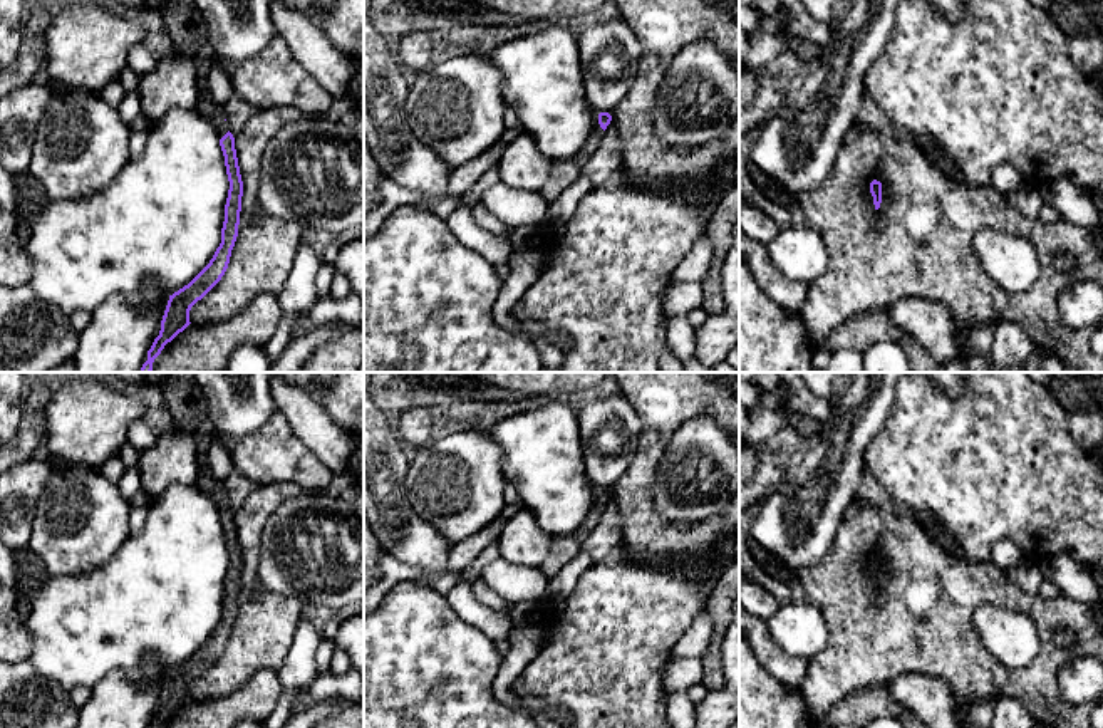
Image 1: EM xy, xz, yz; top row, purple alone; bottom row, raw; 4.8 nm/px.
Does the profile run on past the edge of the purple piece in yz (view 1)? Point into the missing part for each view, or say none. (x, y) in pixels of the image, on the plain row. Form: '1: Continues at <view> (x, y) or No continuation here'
1: No continuation here

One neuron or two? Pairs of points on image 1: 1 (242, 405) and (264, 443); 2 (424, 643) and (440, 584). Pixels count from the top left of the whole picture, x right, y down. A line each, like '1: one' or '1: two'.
1: two
2: two

